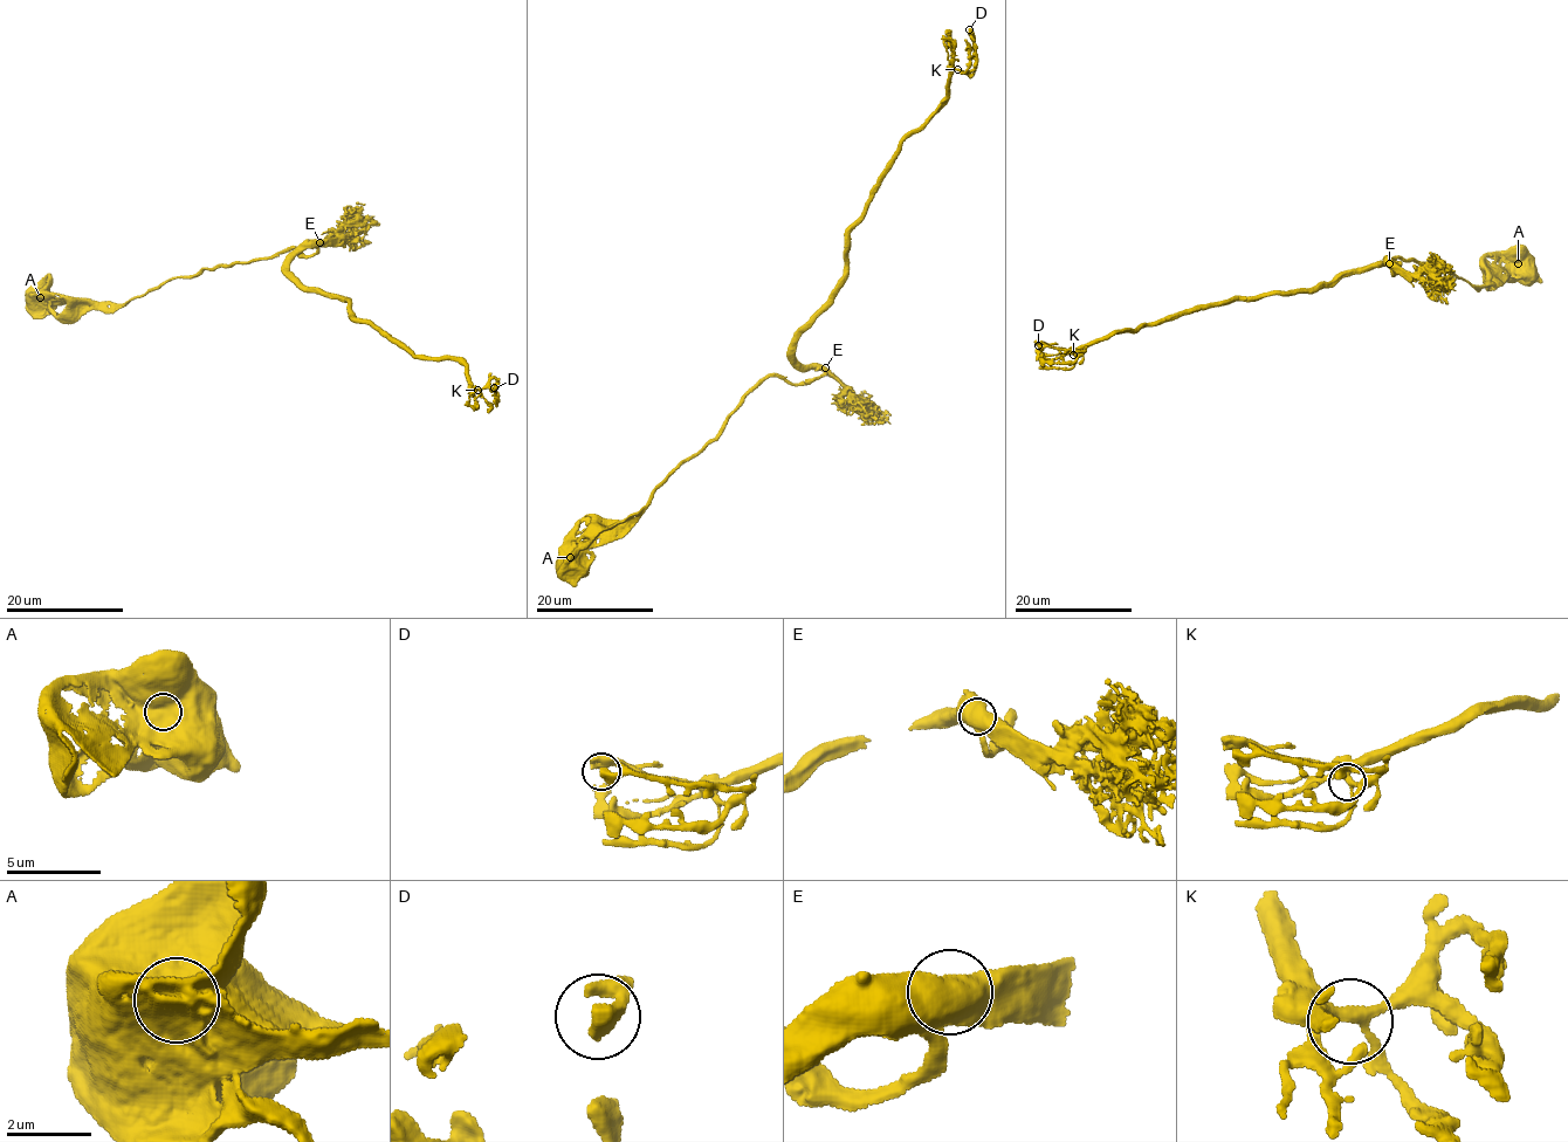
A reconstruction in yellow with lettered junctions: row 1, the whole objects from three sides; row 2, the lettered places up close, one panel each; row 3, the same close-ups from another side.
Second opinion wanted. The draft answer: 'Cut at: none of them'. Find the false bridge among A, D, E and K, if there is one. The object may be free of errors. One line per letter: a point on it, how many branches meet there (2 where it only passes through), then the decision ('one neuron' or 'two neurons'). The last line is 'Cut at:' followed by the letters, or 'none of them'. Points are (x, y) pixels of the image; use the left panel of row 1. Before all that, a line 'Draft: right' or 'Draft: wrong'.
Draft: right
A: at (40, 297); 1 branches meet; one neuron
D: at (494, 387); 1 branches meet; one neuron
E: at (320, 242); 3 branches meet; one neuron
K: at (478, 390); 3 branches meet; one neuron
Cut at: none of them

